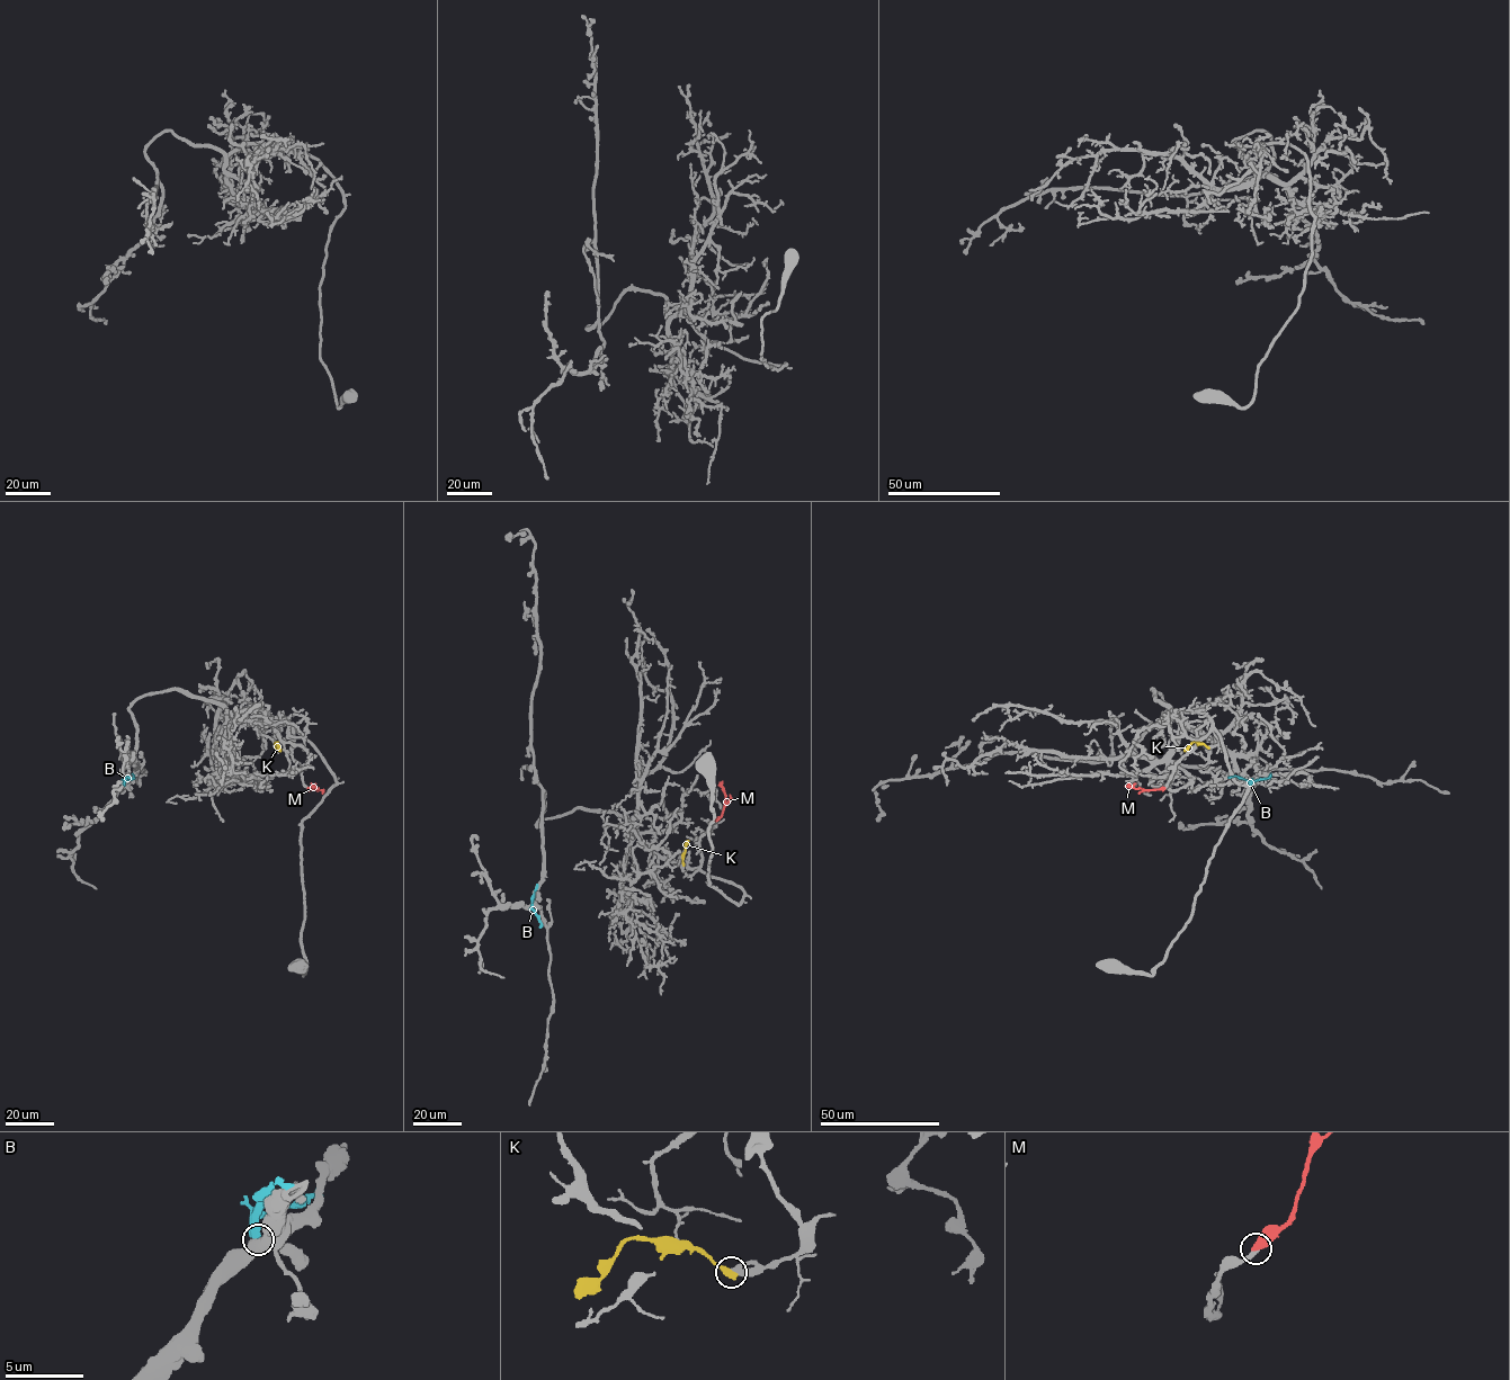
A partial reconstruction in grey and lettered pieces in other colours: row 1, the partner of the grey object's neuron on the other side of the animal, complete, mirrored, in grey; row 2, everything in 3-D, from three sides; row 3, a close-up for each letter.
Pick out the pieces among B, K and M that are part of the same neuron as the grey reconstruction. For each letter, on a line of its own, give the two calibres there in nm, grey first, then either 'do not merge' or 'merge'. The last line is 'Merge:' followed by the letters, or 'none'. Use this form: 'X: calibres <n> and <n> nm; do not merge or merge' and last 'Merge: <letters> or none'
B: calibres 750 and 500 nm; do not merge
K: calibres 360 and 400 nm; do not merge
M: calibres 300 and 480 nm; merge
Merge: M

